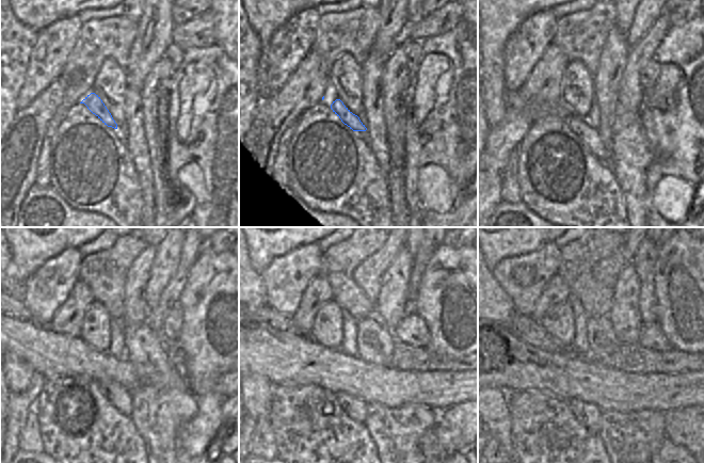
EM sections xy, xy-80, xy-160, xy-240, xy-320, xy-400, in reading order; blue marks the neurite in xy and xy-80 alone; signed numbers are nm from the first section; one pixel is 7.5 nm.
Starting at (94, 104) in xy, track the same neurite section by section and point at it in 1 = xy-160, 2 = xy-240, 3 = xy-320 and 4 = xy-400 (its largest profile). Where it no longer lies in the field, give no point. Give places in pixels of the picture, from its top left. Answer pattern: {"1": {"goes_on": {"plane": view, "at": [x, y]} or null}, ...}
{"1": {"goes_on": {"plane": "xy-160", "at": [590, 136]}}, "2": {"goes_on": {"plane": "xy-240", "at": [118, 396]}}, "3": {"goes_on": {"plane": "xy-320", "at": [356, 409]}}, "4": {"goes_on": {"plane": "xy-400", "at": [588, 414]}}}

